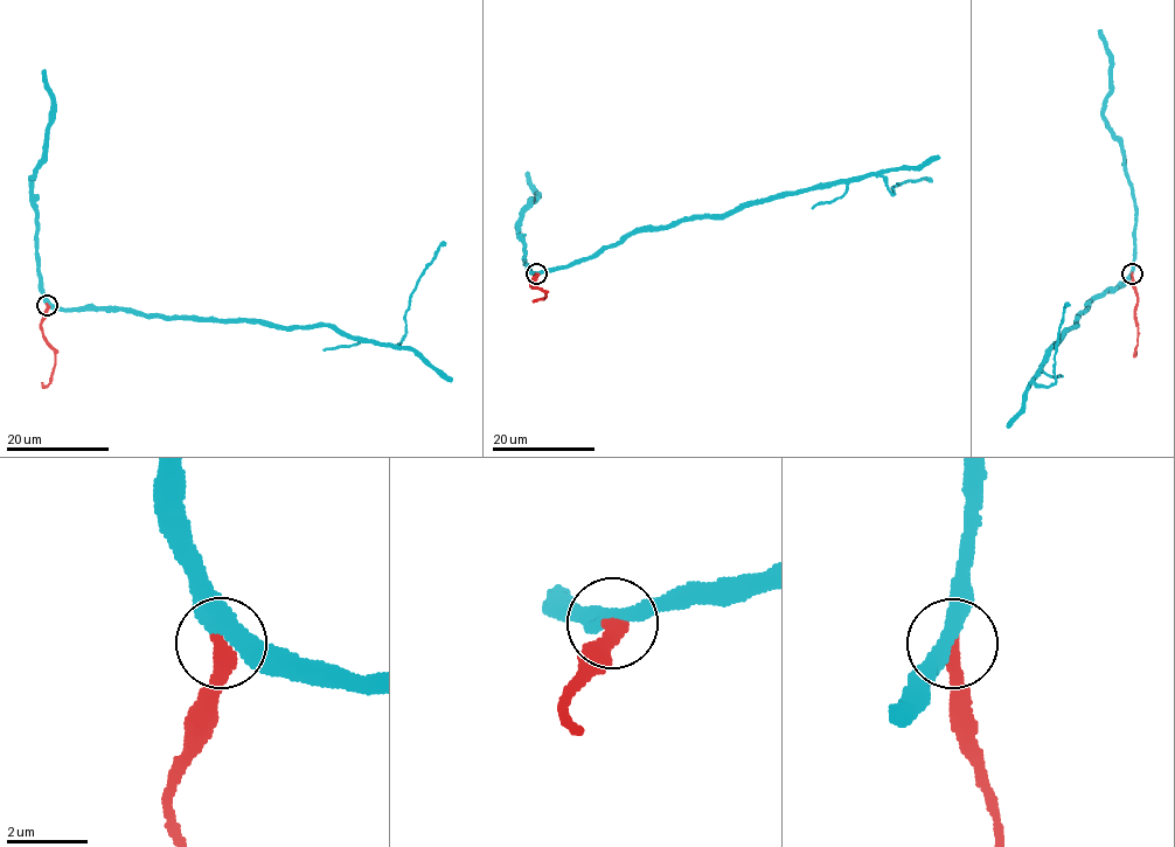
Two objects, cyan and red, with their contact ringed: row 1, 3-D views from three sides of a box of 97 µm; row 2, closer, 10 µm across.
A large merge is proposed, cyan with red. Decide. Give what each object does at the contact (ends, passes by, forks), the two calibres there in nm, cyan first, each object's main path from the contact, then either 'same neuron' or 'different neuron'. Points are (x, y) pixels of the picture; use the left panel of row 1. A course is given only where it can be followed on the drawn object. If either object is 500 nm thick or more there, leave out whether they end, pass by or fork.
cyan passes by | red ends | 400/400 nm | cyan via (48, 304), (287, 327), (327, 325), (354, 338), (394, 345), (404, 337), (405, 311), (419, 276), (445, 243) | red via (48, 305), (41, 327), (46, 344), (54, 351), (55, 367), (49, 383), (43, 386), (41, 383) | same neuron

